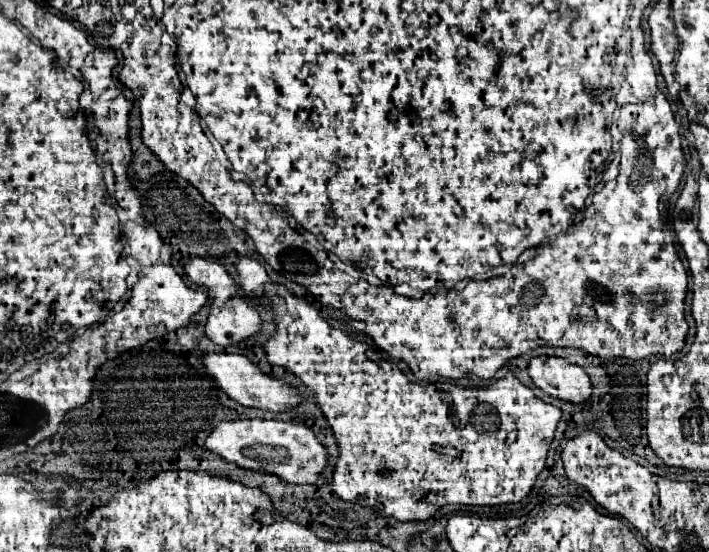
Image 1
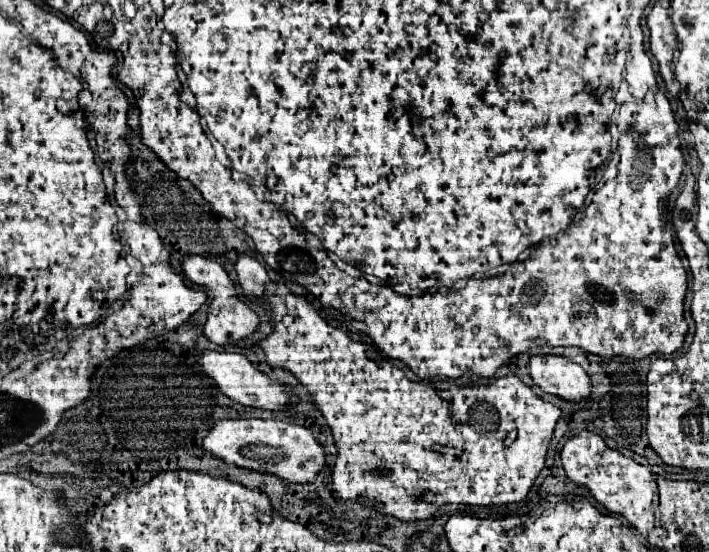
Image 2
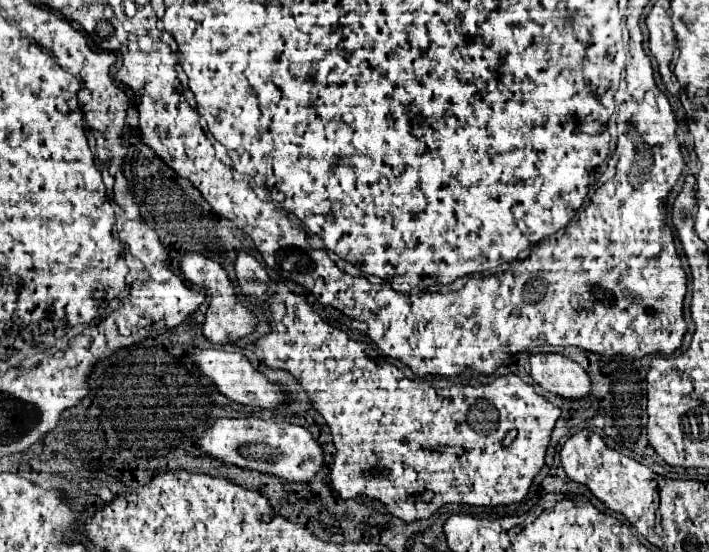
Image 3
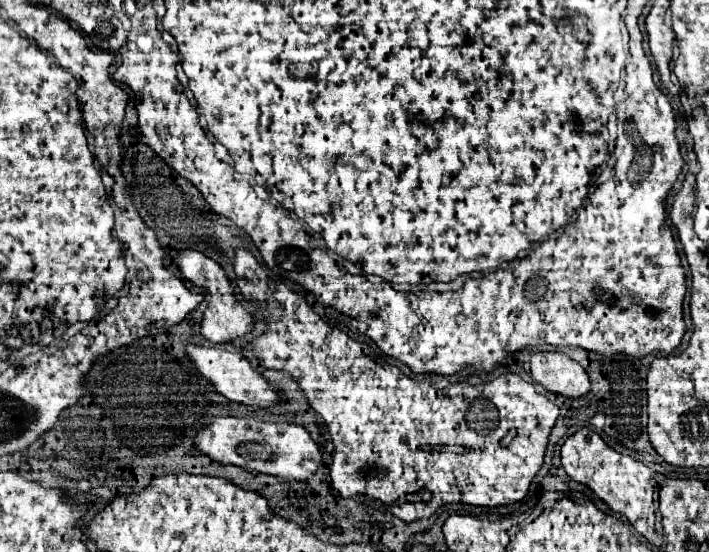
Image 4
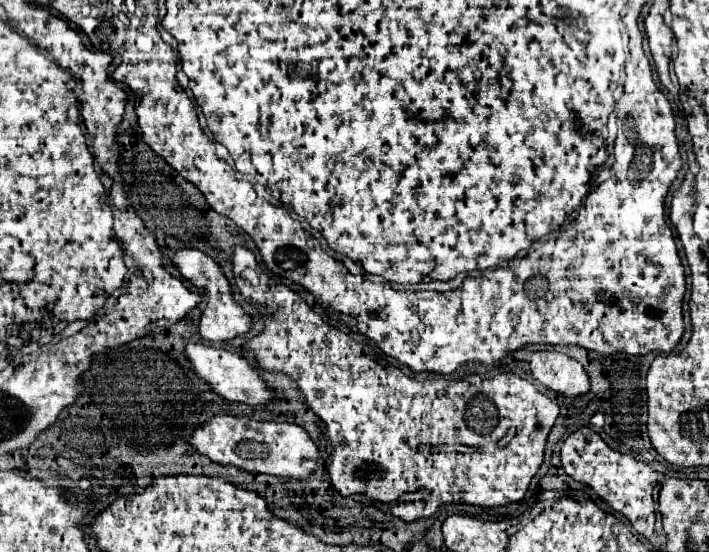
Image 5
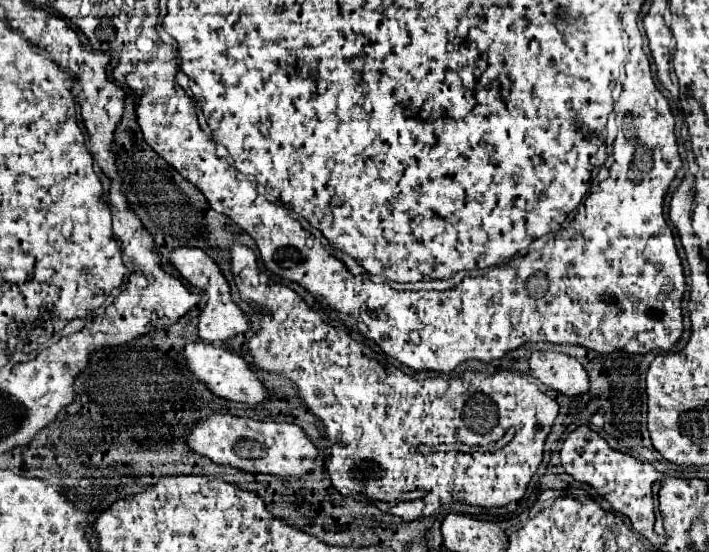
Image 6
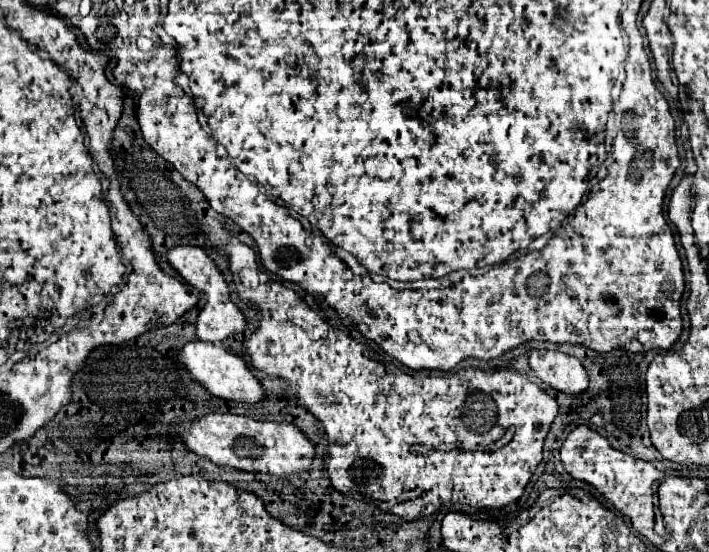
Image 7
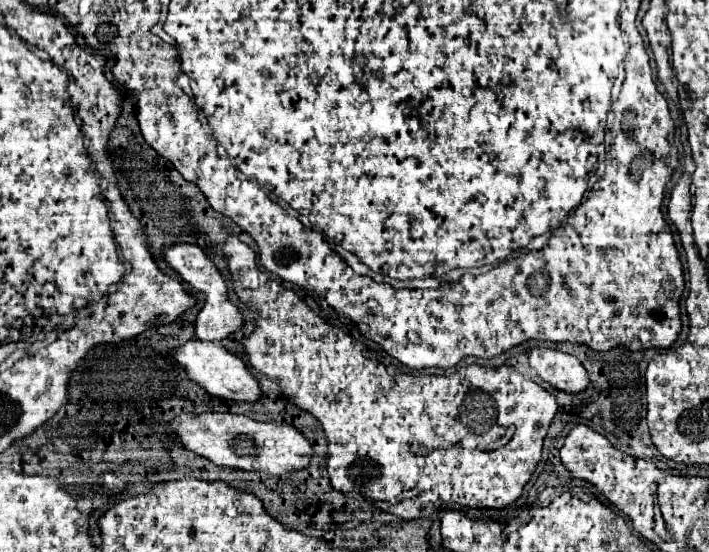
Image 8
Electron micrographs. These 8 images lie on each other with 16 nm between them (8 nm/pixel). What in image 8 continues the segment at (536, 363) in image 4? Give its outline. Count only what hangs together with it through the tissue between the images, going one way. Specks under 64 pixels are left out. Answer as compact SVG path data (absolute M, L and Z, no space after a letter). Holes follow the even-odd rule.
M534 348L530 352L530 366L556 390L578 394L588 388L588 374L576 356L548 348Z

